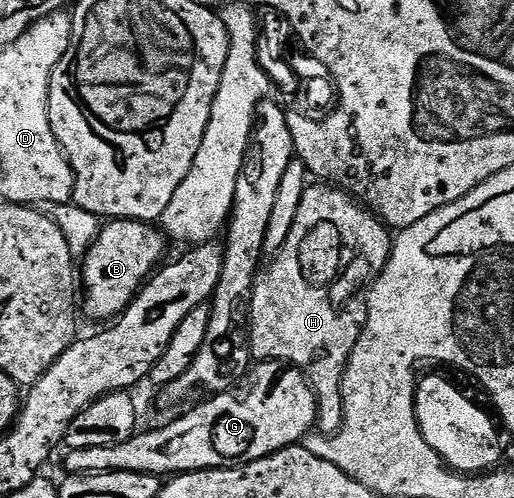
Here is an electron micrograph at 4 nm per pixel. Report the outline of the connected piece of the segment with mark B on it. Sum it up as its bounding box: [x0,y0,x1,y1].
[80,221,167,320]

